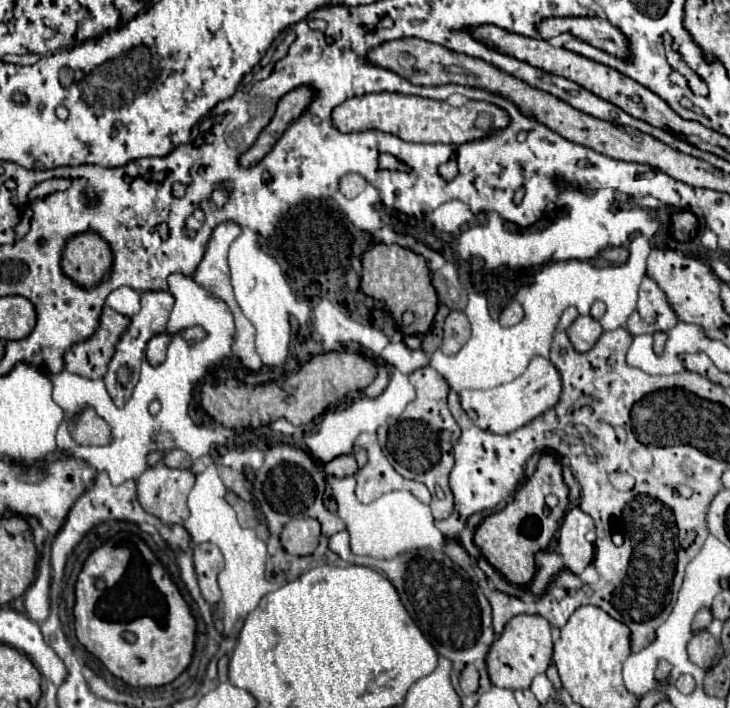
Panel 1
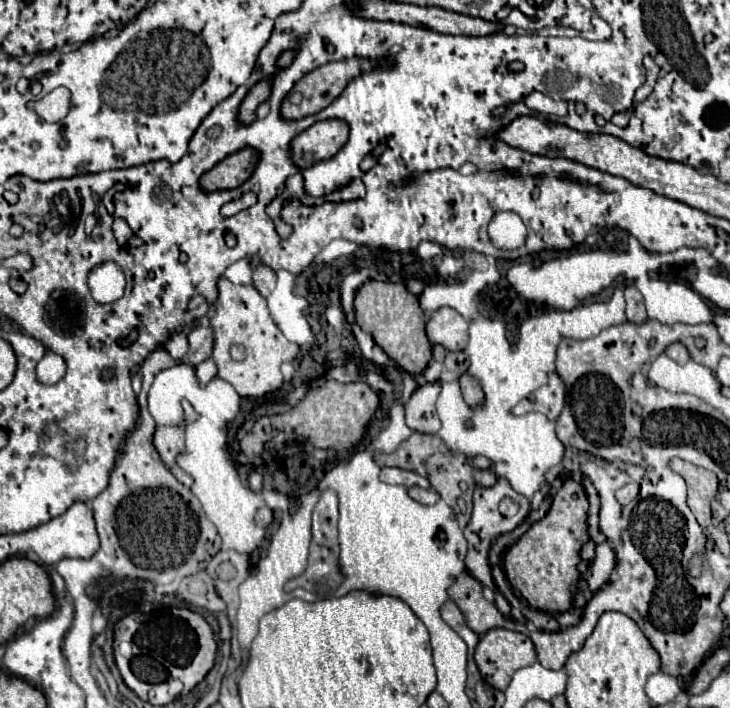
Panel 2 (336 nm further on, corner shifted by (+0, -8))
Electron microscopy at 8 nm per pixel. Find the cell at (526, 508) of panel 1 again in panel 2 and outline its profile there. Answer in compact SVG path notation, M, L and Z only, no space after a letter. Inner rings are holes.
M567 478L557 494L553 496L553 504L545 518L535 522L503 556L503 568L507 580L521 596L529 602L529 606L537 610L563 612L571 606L571 590L579 578L579 550L587 540L587 496L581 484Z

